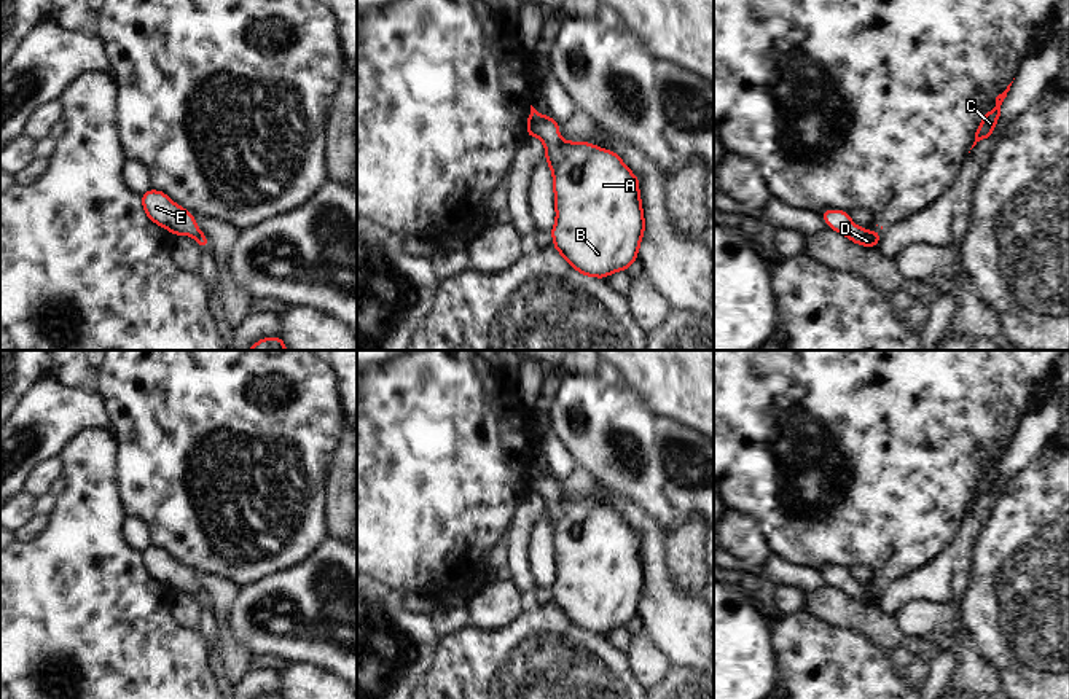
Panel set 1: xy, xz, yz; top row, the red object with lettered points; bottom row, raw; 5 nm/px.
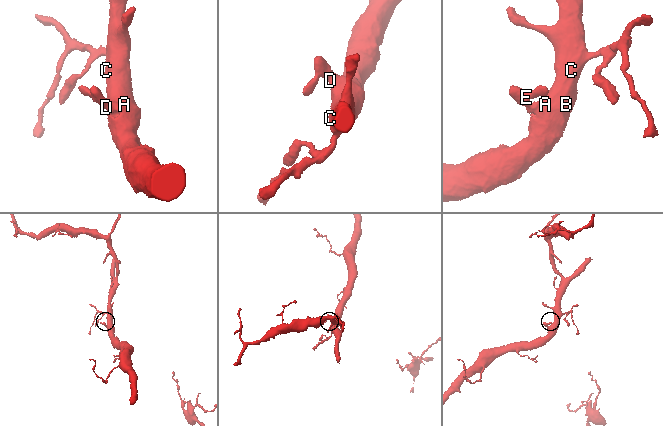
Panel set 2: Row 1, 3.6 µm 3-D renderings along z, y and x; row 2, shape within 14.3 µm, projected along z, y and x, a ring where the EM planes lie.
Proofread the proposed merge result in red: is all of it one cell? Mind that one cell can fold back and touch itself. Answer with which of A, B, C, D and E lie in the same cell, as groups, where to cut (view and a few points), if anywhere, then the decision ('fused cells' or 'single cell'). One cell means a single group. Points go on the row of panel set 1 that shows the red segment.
groups A B C D E; cut none; single cell

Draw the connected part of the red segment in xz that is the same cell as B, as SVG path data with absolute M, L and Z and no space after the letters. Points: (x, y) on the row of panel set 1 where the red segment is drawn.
M531 105L526 135L543 142L553 170L553 245L580 274L605 279L626 271L645 231L639 178L613 151L562 142L558 126Z

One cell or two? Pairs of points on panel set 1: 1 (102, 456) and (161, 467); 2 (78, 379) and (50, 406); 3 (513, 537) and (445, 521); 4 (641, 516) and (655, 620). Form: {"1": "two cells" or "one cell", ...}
{"1": "two cells", "2": "two cells", "3": "two cells", "4": "one cell"}

